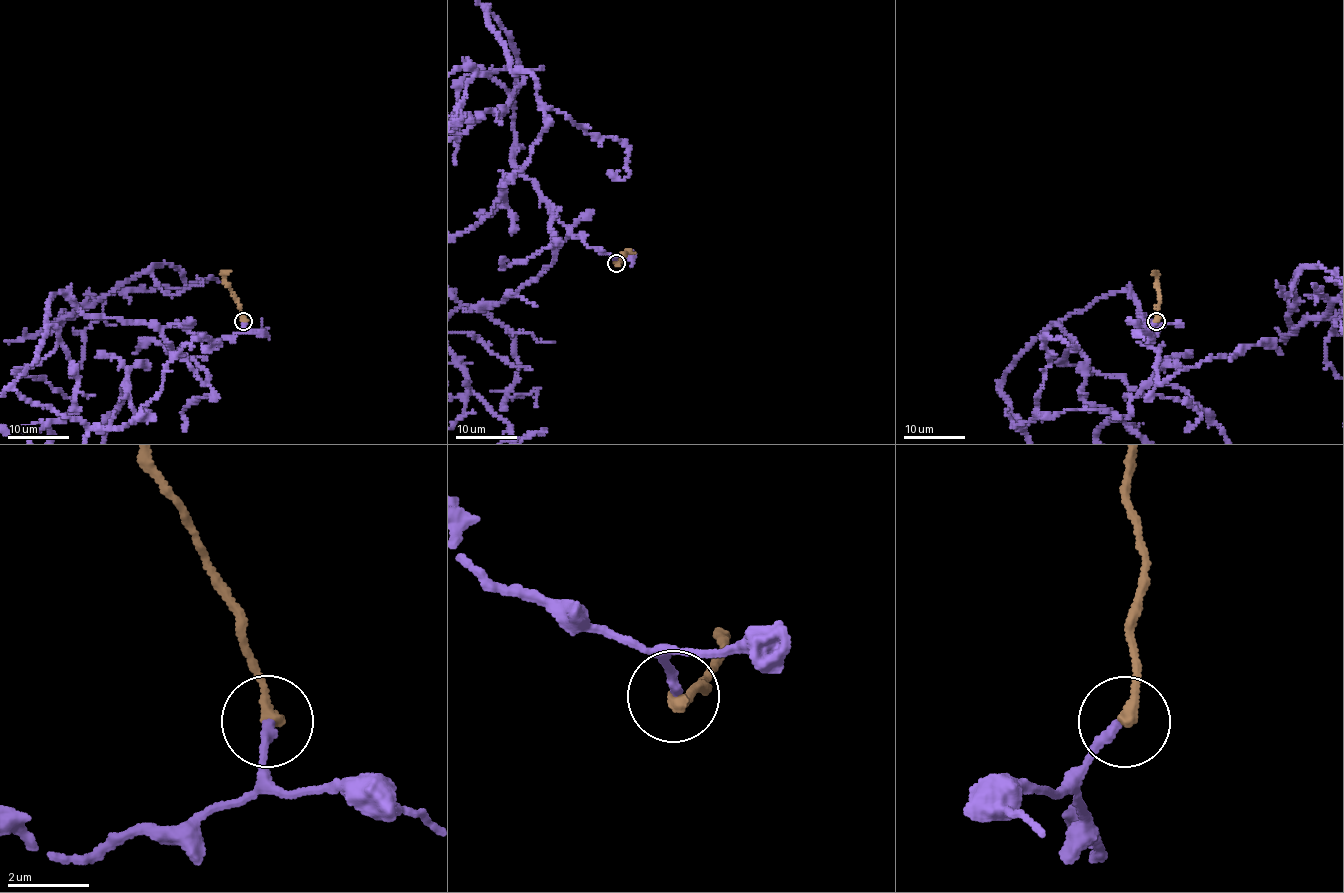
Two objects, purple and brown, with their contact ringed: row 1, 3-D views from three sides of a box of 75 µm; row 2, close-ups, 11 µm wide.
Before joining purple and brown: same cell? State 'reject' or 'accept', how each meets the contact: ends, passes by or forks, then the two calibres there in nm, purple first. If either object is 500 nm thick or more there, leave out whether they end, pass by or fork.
accept | purple ends | brown ends | 240/320 nm

